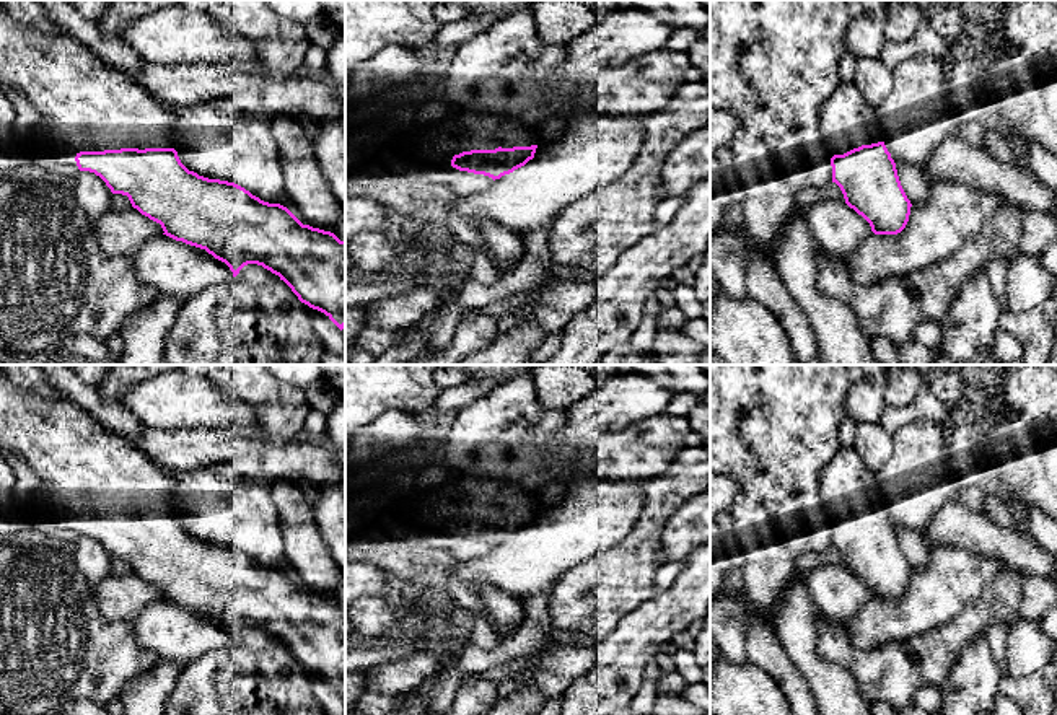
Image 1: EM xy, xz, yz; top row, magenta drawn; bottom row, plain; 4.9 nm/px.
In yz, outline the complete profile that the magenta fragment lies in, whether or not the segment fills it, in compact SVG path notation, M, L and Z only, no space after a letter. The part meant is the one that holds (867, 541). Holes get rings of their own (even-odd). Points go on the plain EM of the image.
M842 446L819 472L821 507L826 511L832 531L832 547L836 547L845 568L862 580L875 599L901 598L910 580L907 564L881 497L876 476L866 469L853 446Z

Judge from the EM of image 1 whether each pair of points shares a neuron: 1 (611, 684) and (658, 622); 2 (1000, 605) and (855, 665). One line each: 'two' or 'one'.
1: one
2: one

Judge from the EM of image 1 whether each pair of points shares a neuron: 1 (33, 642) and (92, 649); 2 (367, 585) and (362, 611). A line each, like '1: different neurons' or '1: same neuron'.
1: same neuron
2: different neurons

